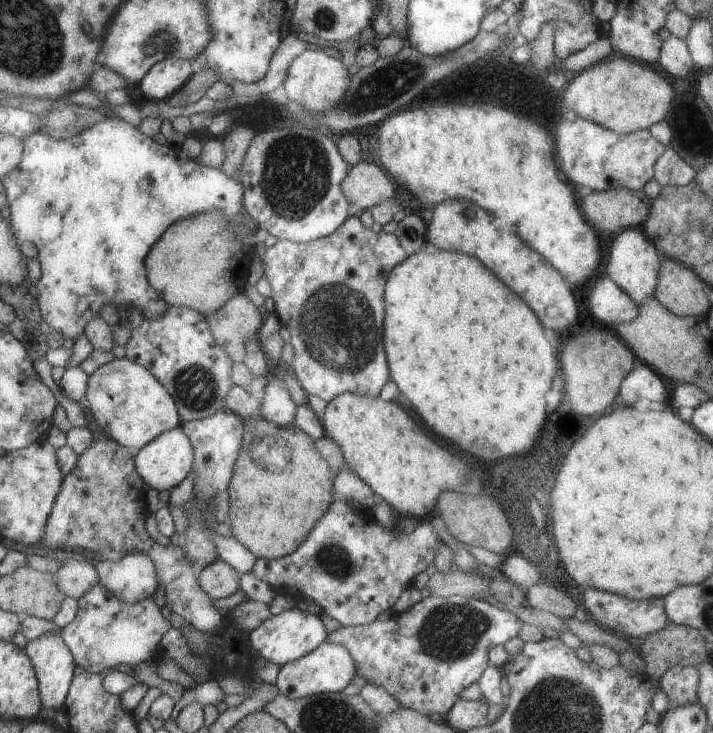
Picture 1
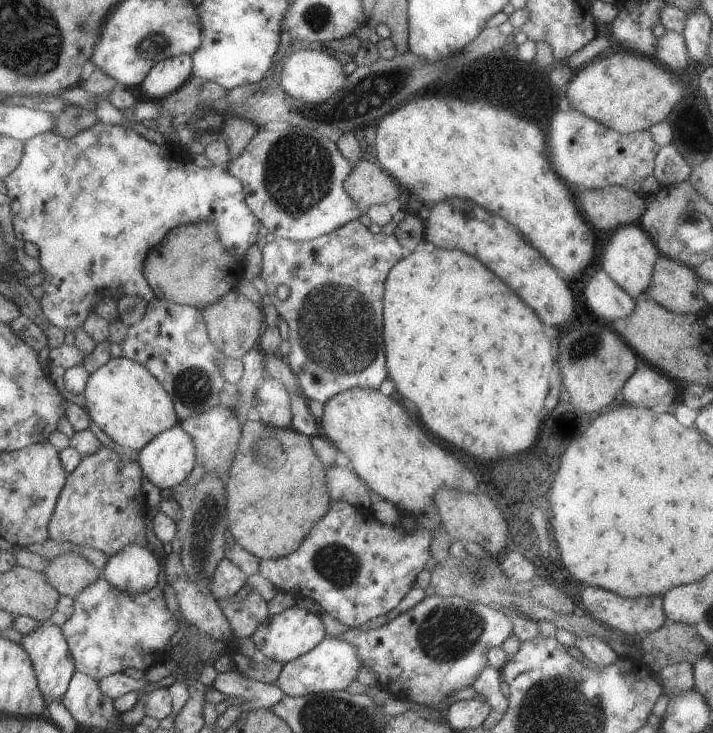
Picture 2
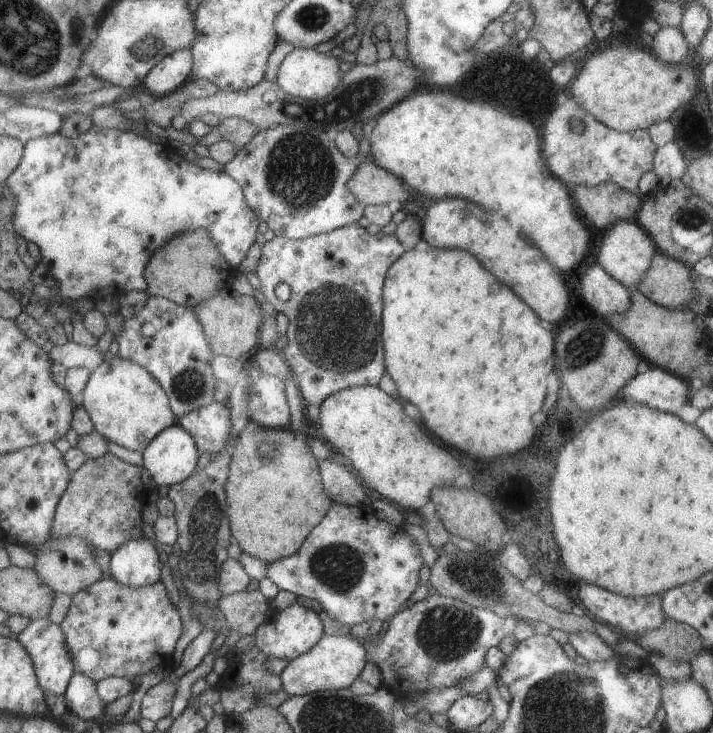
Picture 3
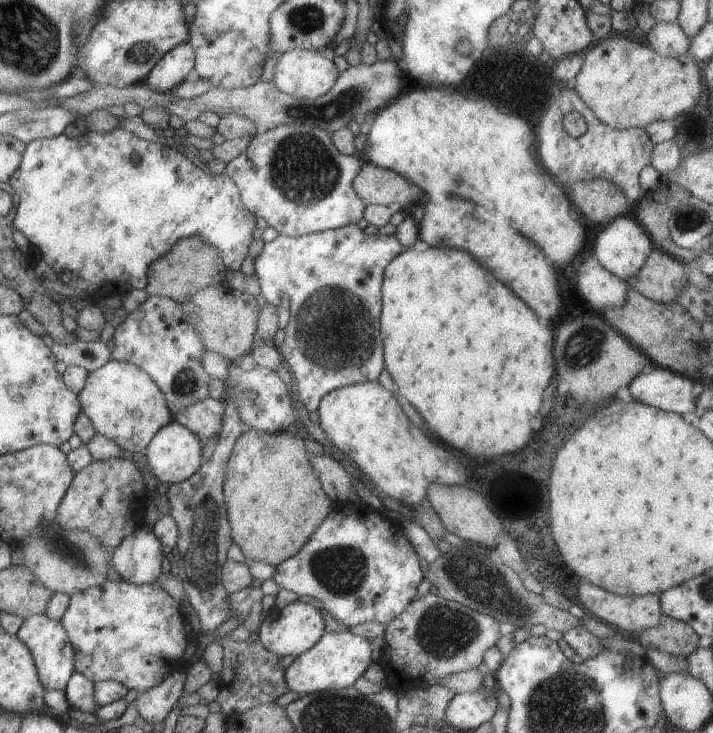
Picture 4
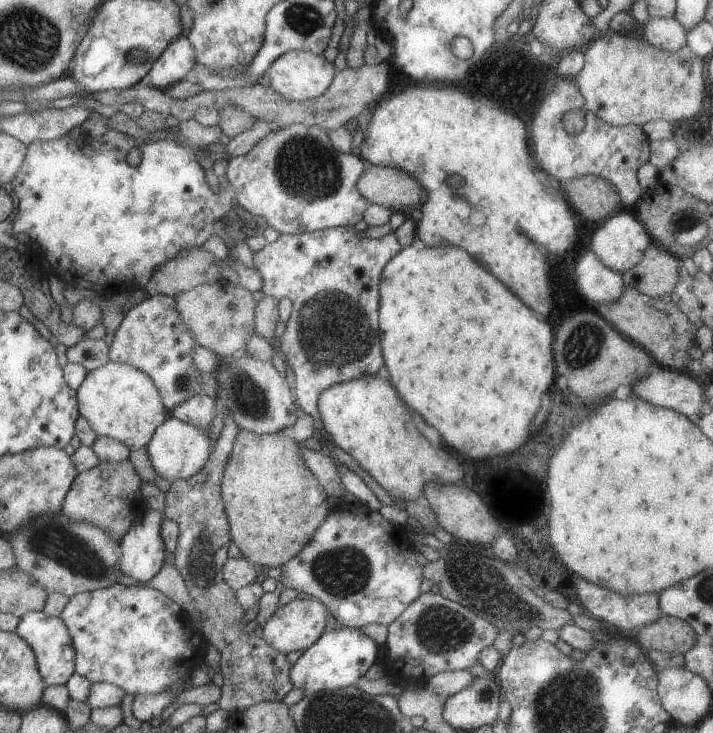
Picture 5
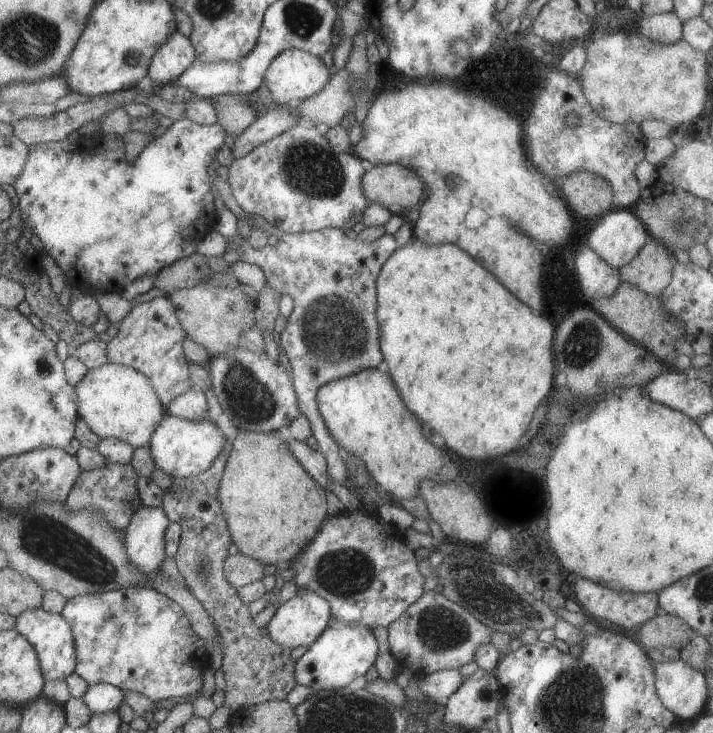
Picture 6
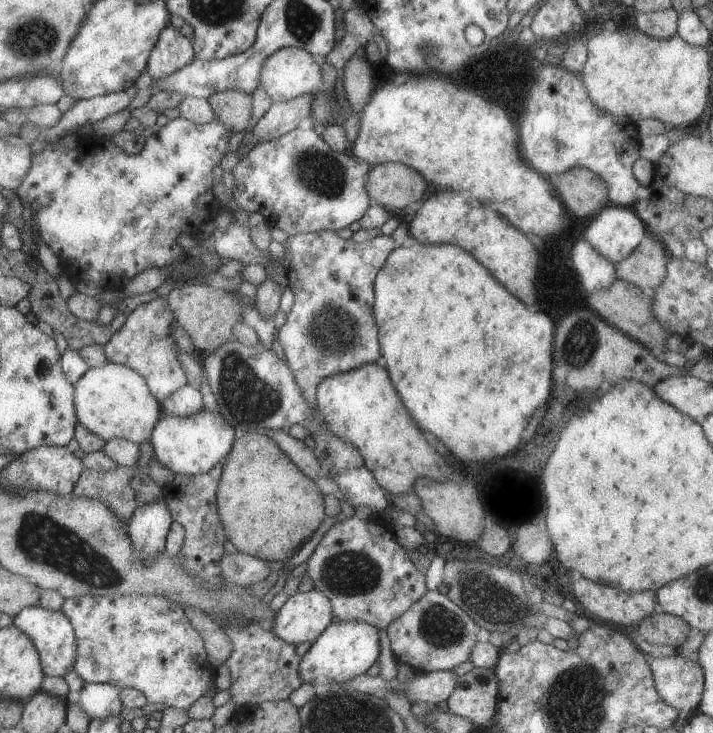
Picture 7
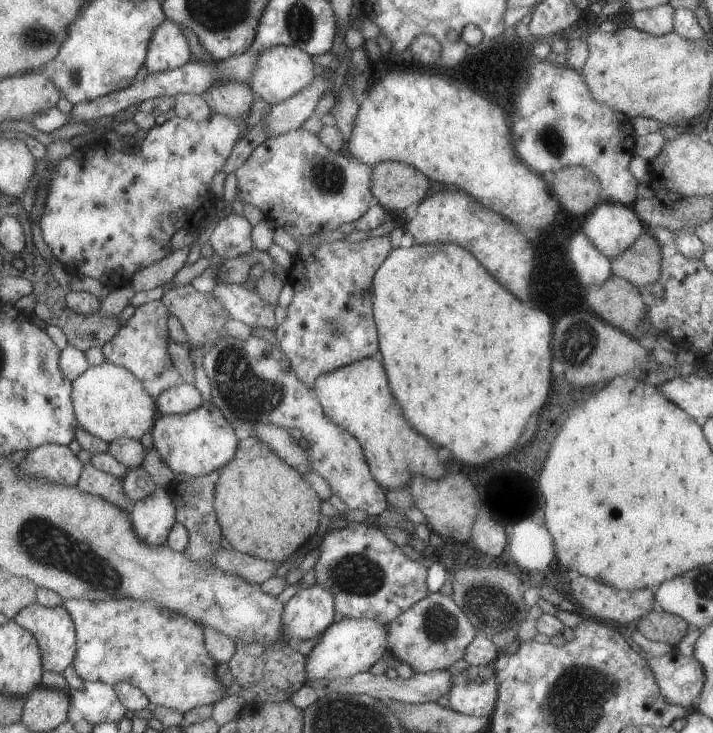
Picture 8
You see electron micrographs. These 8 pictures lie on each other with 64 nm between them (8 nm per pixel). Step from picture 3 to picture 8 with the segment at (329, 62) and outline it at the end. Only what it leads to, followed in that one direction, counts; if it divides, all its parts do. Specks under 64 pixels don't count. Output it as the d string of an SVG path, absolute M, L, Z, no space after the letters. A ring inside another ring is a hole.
M287 45L272 46L259 53L252 68L250 89L260 96L268 106L283 102L311 84L318 73L318 66L311 61L311 56L300 48Z

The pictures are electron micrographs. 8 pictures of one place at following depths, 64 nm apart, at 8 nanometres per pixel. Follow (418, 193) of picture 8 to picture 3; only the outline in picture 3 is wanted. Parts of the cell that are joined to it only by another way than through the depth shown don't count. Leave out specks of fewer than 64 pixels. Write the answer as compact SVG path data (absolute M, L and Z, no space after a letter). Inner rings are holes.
M357 160L346 187L363 208L367 205L387 205L391 200L403 203L408 196L403 182L373 161Z

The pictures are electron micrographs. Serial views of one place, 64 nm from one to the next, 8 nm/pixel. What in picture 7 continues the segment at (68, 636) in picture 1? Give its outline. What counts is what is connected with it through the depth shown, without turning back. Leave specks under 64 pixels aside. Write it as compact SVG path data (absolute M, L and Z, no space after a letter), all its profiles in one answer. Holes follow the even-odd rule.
M126 594L113 595L107 597L94 597L85 595L82 597L71 597L64 599L60 611L67 617L74 630L74 637L76 640L76 659L74 662L75 674L78 674L84 683L107 683L108 685L120 688L130 688L138 690L146 698L146 702L162 702L167 707L175 708L189 708L197 698L203 696L209 690L213 683L213 670L207 660L207 653L205 652L203 641L199 633L191 626L189 619L185 616L182 606L174 603L168 596L165 595L140 595L140 594Z

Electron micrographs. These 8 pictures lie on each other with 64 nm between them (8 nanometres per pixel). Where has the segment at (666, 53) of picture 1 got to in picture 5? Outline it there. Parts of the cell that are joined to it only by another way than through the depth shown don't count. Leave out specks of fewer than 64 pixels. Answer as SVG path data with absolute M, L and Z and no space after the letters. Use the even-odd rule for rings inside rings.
M674 17L649 18L643 25L642 38L657 50L673 52L686 45L686 30Z

